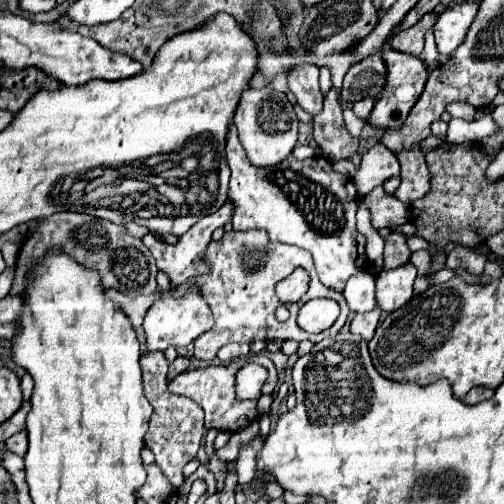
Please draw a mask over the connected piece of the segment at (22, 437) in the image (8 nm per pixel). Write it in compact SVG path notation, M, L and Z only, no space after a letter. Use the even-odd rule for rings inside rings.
M23 429L23 431L19 431L19 433L15 433L15 435L11 435L7 441L5 441L5 447L9 449L9 451L13 451L13 453L17 453L17 455L25 455L25 451L27 451L27 431Z

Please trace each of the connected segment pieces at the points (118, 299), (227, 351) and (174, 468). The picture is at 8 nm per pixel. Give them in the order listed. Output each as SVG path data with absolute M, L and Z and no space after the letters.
M105 289L105 295L111 299L111 301L115 301L115 303L119 303L119 307L125 311L125 315L131 319L131 323L135 325L135 327L139 327L141 323L143 323L143 317L145 317L145 313L147 313L147 309L151 307L151 303L155 301L155 295L151 295L151 297L127 297L127 295L121 295L119 291L115 291L115 289Z
M231 343L231 345L225 345L219 349L217 357L221 361L231 361L231 359L237 359L237 357L245 357L249 353L249 345L241 345L241 343Z
M151 351L141 355L141 369L143 369L143 387L145 397L153 405L153 417L149 421L149 431L145 435L145 447L153 451L157 465L167 475L167 479L173 483L175 489L179 489L185 481L183 467L197 455L197 449L207 433L203 425L203 409L183 395L173 395L167 391L167 369L169 361L165 359L163 351Z

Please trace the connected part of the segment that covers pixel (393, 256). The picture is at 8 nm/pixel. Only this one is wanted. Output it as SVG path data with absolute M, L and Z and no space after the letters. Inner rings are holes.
M391 233L387 239L385 239L385 263L397 263L397 255L405 255L405 253L411 253L407 249L407 243L403 239L403 235L399 233Z

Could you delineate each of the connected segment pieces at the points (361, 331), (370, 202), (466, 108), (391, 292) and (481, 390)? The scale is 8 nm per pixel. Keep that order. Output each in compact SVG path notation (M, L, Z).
M375 307L369 313L357 313L351 319L351 333L353 335L361 335L363 339L369 341L373 337L373 333L375 333L377 323L379 323L379 315L381 315L381 309L379 307Z
M375 187L369 195L361 197L361 203L369 209L371 213L371 225L375 231L379 229L391 229L395 225L403 225L409 221L409 207L399 205L393 195L387 195L383 187Z
M451 103L447 107L447 111L453 115L453 117L459 117L459 119L465 119L465 121L473 121L475 119L475 107L467 105L467 103Z
M405 263L401 267L381 271L375 279L377 283L377 305L391 313L399 307L403 307L413 297L413 281L417 277L417 269L411 263Z
M473 387L465 397L463 397L463 401L467 403L467 405L475 405L475 403L479 403L479 401L485 401L485 399L489 399L489 397L493 397L493 389L487 389L487 387Z

